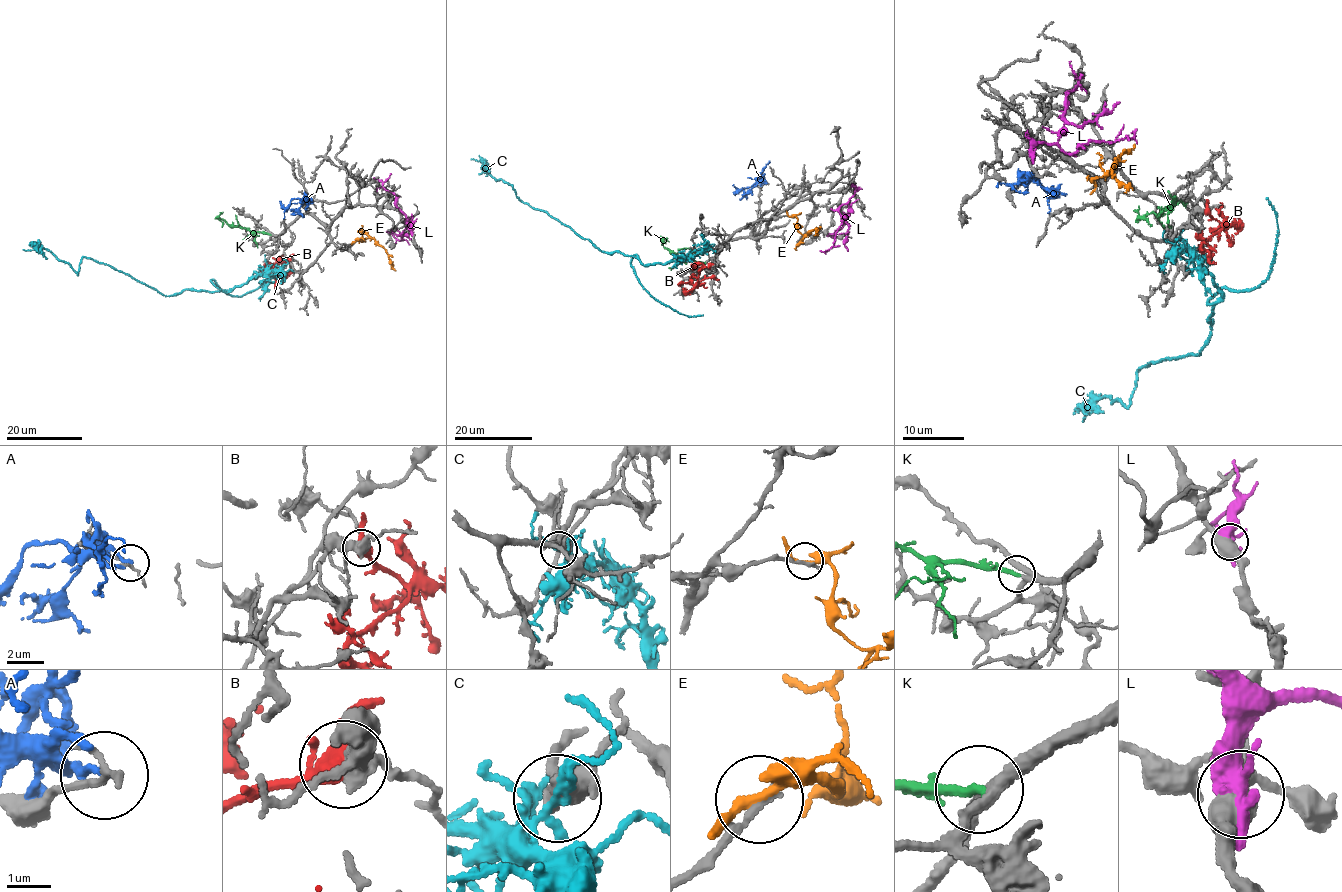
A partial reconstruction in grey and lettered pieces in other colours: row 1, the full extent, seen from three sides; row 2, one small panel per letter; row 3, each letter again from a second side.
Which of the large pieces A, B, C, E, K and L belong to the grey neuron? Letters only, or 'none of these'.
K

